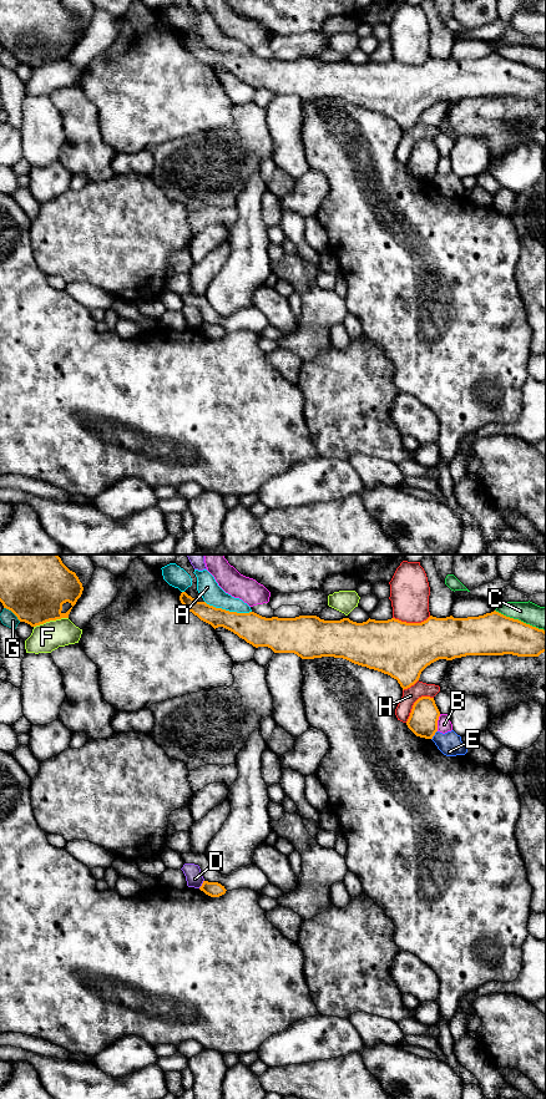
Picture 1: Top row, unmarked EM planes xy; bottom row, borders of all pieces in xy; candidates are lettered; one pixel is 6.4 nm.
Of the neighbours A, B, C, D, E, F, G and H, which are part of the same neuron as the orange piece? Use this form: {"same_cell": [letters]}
{"same_cell": []}

